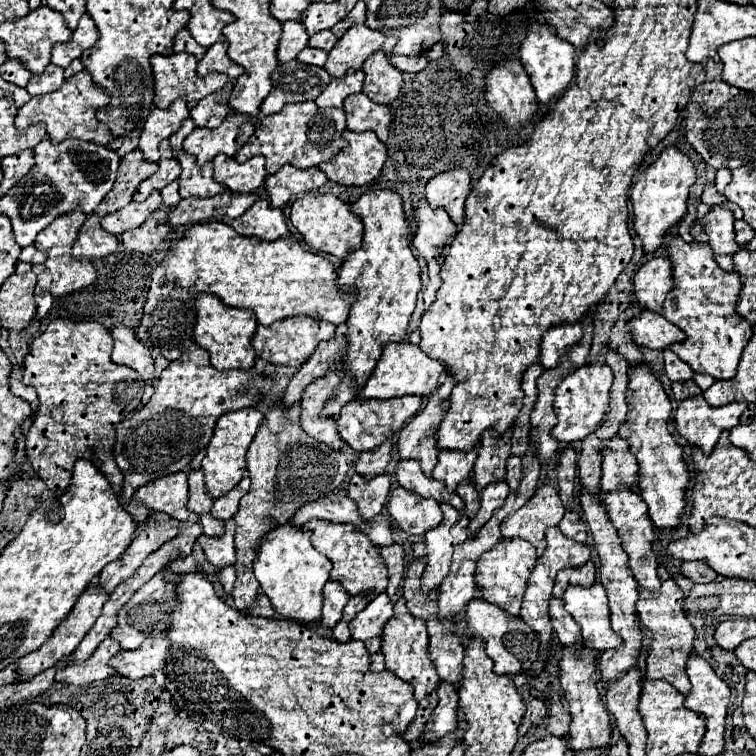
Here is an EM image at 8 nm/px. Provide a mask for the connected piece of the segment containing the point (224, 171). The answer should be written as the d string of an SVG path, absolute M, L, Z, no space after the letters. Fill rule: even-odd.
M226 154L214 156L214 180L232 192L254 192L266 178L264 158L254 156L244 164L238 164Z

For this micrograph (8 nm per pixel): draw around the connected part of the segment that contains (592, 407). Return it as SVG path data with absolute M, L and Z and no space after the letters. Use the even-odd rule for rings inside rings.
M602 362L584 364L580 368L576 368L572 374L568 374L562 380L562 384L556 388L554 410L558 416L558 424L554 426L552 436L562 444L570 444L570 442L582 440L590 432L594 432L602 424L602 420L608 412L610 386L612 386L612 370L610 370L610 366L606 366Z

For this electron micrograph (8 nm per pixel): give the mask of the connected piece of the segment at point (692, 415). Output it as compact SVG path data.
M704 396L688 398L680 402L674 424L676 432L688 440L688 444L700 448L706 456L716 446L724 430L734 428L740 422L740 414L746 410L746 402L732 402L728 406L712 408Z

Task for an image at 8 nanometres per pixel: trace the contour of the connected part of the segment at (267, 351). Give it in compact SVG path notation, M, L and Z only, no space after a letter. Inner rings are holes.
M278 320L270 326L258 326L256 336L252 340L254 350L260 358L272 362L272 364L282 364L282 366L296 366L300 368L302 362L306 358L310 358L310 354L316 350L316 346L328 338L332 338L332 334L336 334L336 326L328 324L328 322L316 322L316 320L300 320L300 322L292 322L292 320Z

